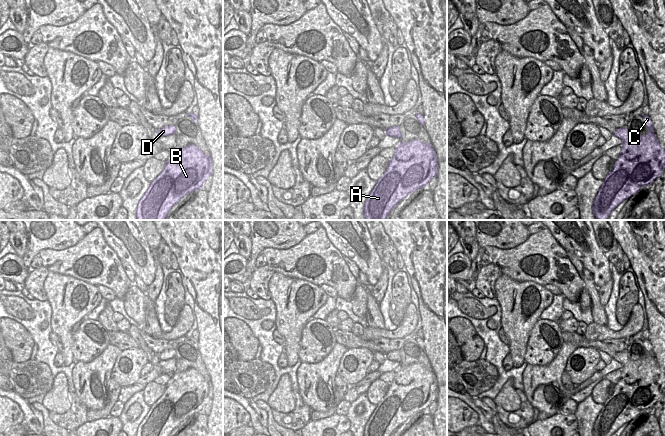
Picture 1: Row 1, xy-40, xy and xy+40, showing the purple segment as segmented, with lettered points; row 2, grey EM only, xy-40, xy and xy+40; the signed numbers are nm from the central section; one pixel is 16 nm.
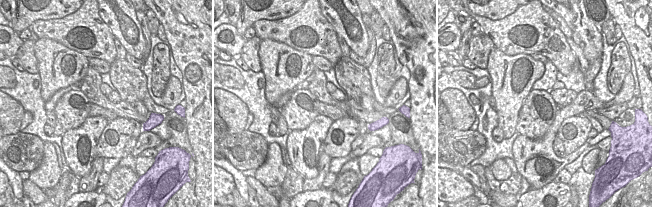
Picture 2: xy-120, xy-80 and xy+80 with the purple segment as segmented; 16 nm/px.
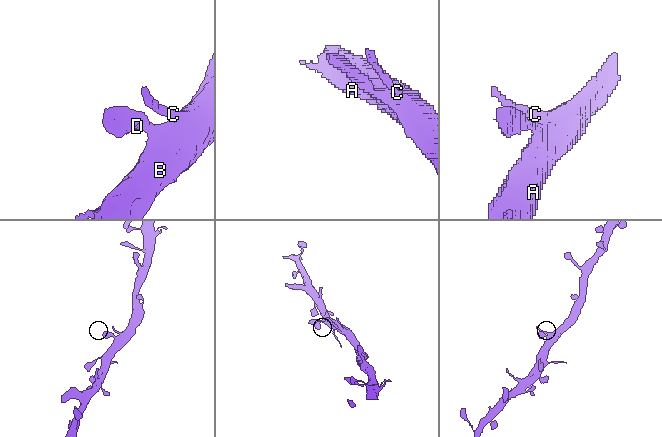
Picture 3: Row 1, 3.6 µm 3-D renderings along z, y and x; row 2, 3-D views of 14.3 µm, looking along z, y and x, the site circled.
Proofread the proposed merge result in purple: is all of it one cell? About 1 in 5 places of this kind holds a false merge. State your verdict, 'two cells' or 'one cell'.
one cell

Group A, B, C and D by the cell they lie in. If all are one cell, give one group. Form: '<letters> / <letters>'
A B C D

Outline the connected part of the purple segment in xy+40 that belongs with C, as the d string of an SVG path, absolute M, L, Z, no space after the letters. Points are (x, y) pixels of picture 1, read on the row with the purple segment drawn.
M649 116L642 117L649 129L645 135L633 137L624 127L617 128L613 133L622 140L621 152L593 201L596 220L607 220L621 202L642 186L651 185L664 172L665 149L656 138Z

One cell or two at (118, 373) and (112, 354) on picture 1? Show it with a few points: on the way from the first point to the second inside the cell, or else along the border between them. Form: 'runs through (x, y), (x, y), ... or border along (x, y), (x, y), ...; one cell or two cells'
border along (122, 351), (116, 358), (110, 377); two cells

